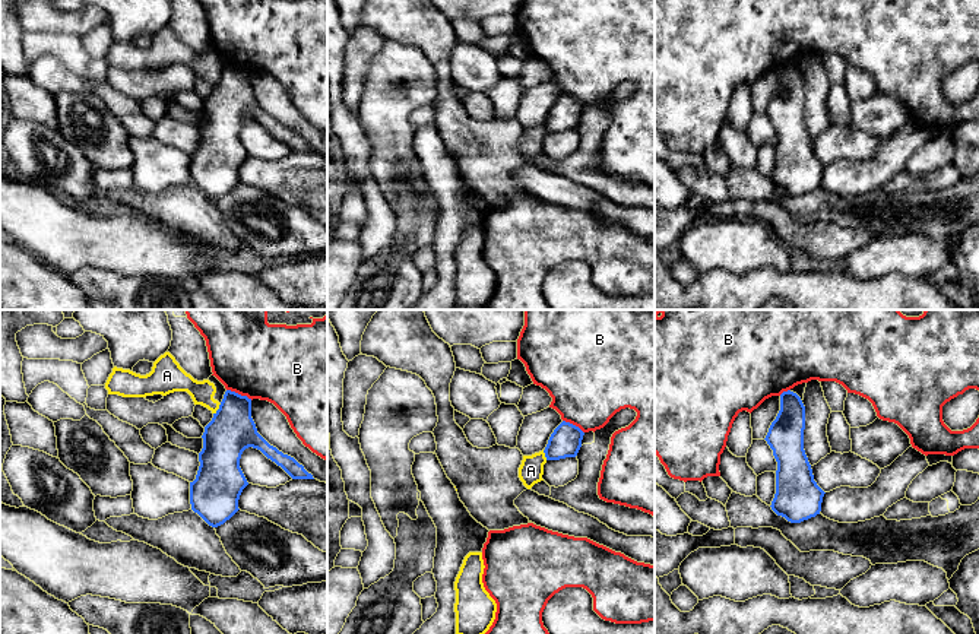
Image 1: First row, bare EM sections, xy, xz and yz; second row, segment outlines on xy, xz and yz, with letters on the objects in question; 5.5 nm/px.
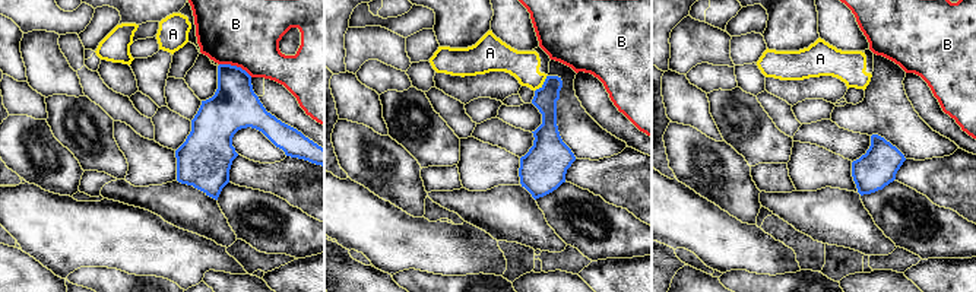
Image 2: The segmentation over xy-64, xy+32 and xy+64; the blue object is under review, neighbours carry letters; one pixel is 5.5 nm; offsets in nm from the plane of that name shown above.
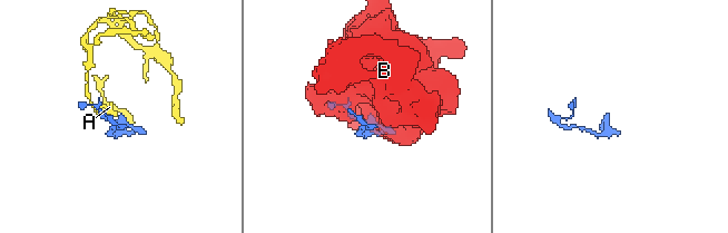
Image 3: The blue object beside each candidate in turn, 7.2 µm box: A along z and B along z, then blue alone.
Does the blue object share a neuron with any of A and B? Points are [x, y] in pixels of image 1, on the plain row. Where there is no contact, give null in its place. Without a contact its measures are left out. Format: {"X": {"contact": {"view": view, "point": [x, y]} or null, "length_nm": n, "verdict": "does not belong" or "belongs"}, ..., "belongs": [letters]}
{"A": {"contact": {"view": "xy", "point": [218, 82]}, "length_nm": 80, "verdict": "does not belong"}, "B": {"contact": {"view": "xy", "point": [240, 67]}, "length_nm": 160, "verdict": "does not belong"}, "belongs": []}

